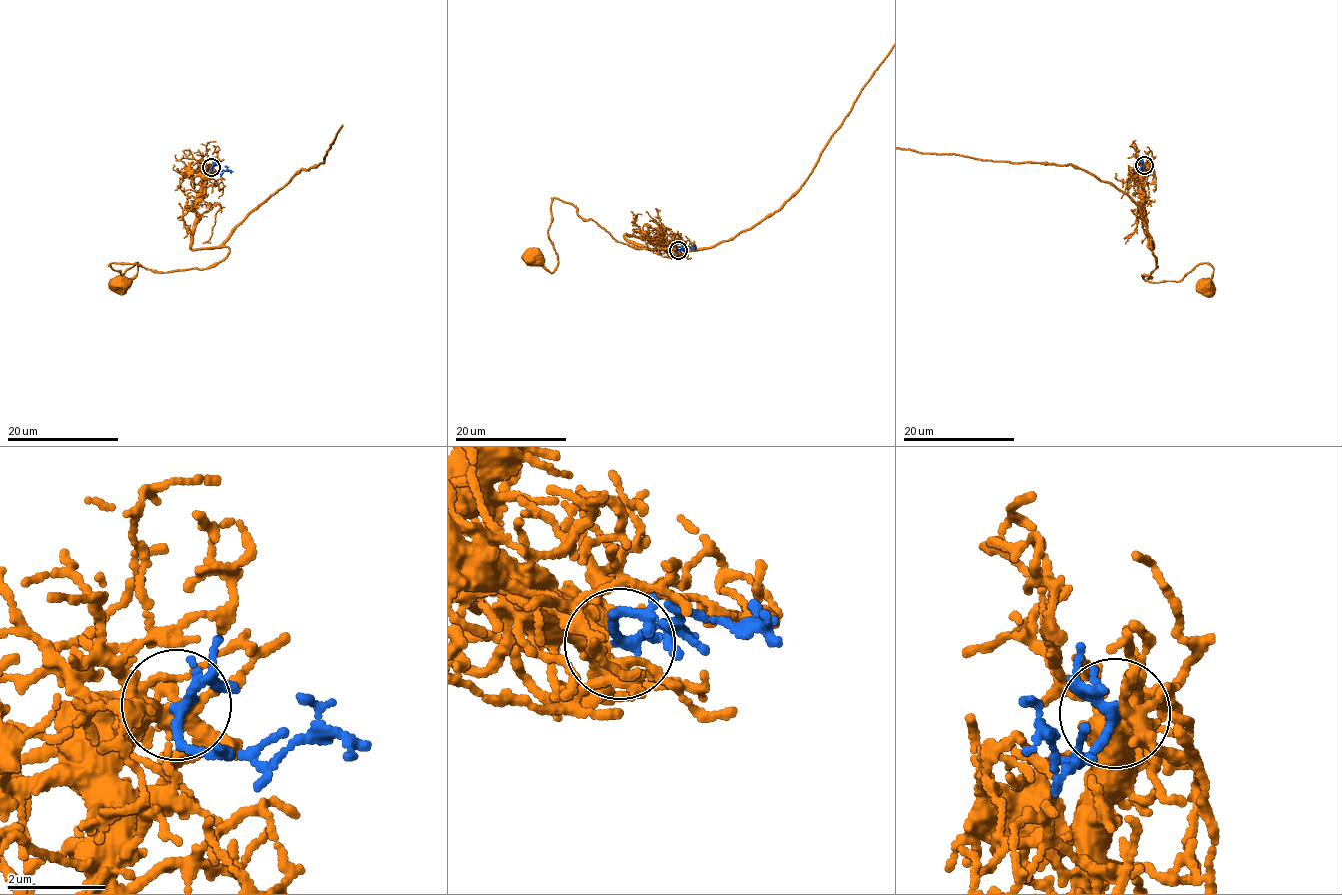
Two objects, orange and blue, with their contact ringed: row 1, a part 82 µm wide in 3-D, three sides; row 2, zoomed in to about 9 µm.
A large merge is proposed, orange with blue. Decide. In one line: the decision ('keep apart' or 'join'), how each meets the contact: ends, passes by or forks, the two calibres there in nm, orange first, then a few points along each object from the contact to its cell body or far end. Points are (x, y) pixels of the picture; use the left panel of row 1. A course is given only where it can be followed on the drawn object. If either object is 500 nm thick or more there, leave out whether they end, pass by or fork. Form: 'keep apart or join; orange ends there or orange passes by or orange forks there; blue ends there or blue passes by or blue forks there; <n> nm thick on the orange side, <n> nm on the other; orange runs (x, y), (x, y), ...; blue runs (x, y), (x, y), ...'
join; orange forks there; blue passes by; 360 nm thick on the orange side, 180 nm on the other; orange runs (210, 166), (191, 249), (228, 253), (202, 269), (112, 263), (124, 274), (138, 263), (118, 282); blue runs (211, 166), (213, 171), (232, 173)

